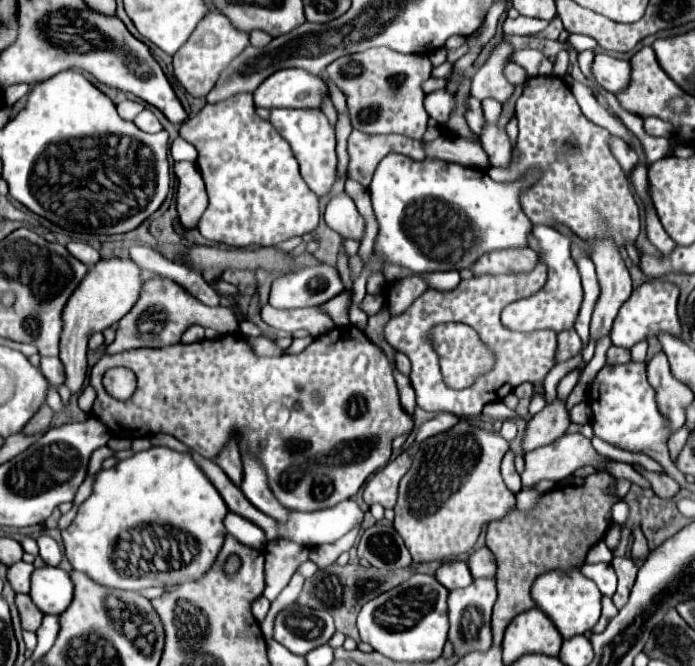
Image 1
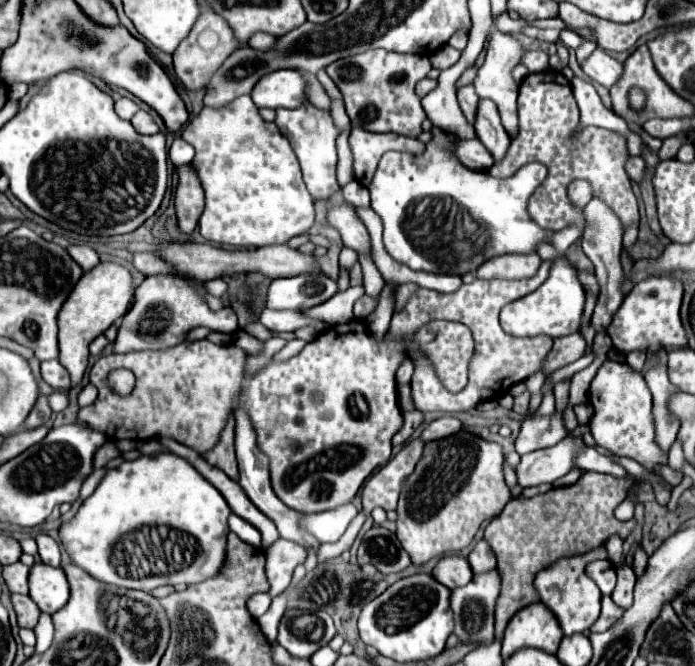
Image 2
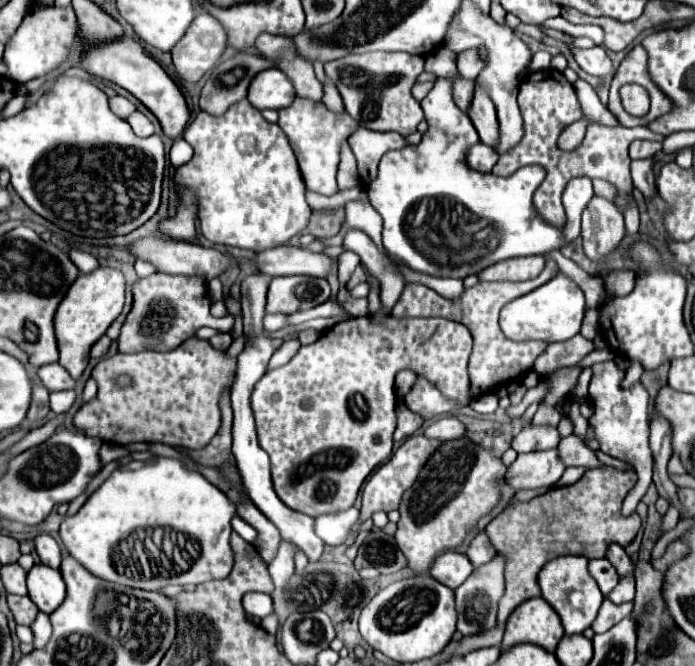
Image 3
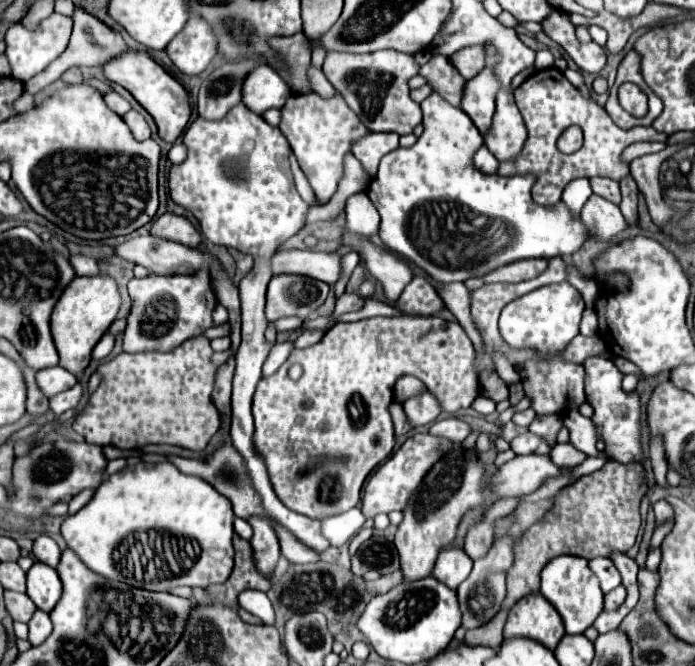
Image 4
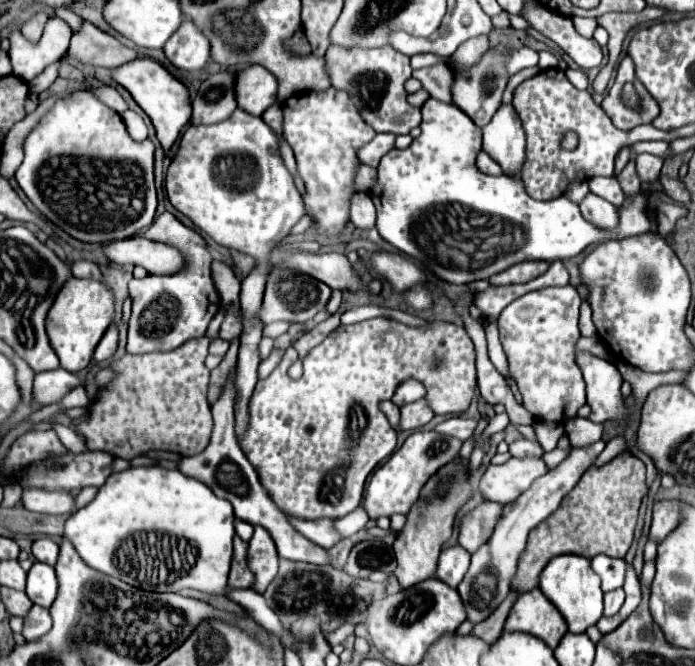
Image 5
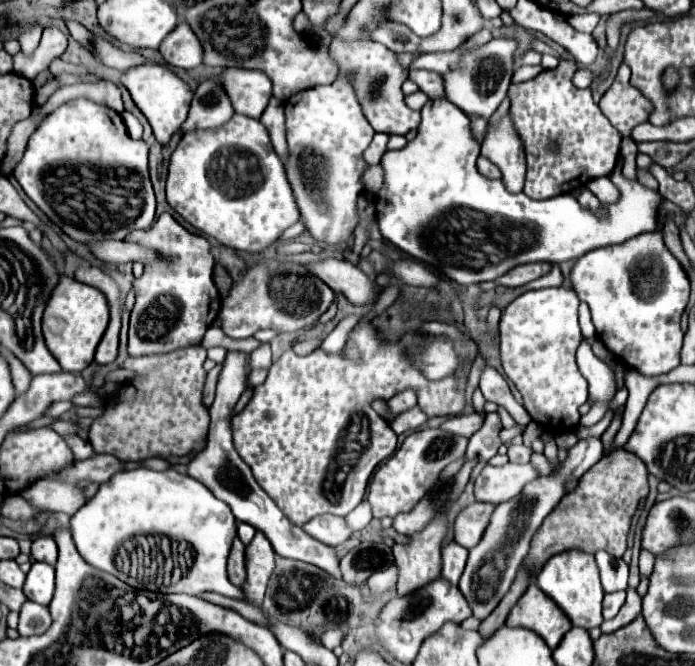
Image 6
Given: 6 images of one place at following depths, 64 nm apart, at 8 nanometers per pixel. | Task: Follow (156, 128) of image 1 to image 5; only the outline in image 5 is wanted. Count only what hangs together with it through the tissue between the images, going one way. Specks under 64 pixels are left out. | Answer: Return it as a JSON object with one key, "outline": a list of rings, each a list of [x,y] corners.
{"outline":[[[126,110],[122,114],[122,120],[124,120],[124,124],[126,124],[126,128],[128,128],[128,132],[130,132],[130,136],[134,140],[146,140],[148,138],[148,128],[146,128],[144,120],[136,112]]]}

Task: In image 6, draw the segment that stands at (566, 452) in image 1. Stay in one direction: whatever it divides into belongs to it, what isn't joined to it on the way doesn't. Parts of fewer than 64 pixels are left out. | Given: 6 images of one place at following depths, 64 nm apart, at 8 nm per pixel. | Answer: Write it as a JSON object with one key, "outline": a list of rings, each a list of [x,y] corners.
{"outline":[[[508,462],[504,466],[490,466],[486,464],[474,484],[474,494],[480,502],[502,504],[510,498],[518,496],[522,488],[538,478],[538,470],[532,462],[528,464],[514,464]]]}

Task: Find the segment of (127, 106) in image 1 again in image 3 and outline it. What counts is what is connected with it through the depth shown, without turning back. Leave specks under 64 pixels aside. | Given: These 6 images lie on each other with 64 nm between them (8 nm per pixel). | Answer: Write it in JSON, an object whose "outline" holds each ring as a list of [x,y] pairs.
{"outline":[[[114,96],[114,98],[110,98],[110,108],[112,108],[112,112],[114,112],[116,116],[120,116],[120,118],[124,118],[124,120],[136,110],[136,106],[134,106],[128,98],[124,98],[124,96]]]}

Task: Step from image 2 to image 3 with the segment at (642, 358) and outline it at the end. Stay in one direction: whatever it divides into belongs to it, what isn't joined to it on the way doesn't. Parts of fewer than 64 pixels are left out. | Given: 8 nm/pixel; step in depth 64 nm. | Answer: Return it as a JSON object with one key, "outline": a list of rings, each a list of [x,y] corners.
{"outline":[[[630,361],[630,366],[626,370],[626,376],[622,382],[623,388],[630,388],[632,385],[634,385],[636,382],[640,380],[640,377],[642,373],[644,372],[644,369],[642,365],[637,361]]]}

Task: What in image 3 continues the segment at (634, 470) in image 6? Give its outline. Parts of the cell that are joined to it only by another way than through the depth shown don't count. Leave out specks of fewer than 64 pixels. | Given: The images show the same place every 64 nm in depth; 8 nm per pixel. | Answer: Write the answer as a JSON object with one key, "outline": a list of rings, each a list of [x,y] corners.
{"outline":[[[610,466],[596,468],[596,470],[586,470],[584,476],[572,484],[572,486],[562,486],[562,488],[550,488],[544,496],[536,496],[530,502],[514,502],[512,506],[504,508],[488,526],[486,534],[496,548],[496,552],[506,560],[504,576],[506,576],[506,592],[498,602],[498,626],[504,626],[508,616],[526,600],[530,598],[540,598],[540,590],[536,584],[536,576],[540,568],[554,560],[556,556],[564,554],[578,554],[586,558],[602,558],[606,554],[608,544],[618,542],[620,546],[626,546],[634,540],[638,528],[640,528],[640,518],[638,514],[634,516],[620,516],[620,506],[628,490],[636,484],[636,472],[622,472]]]}

